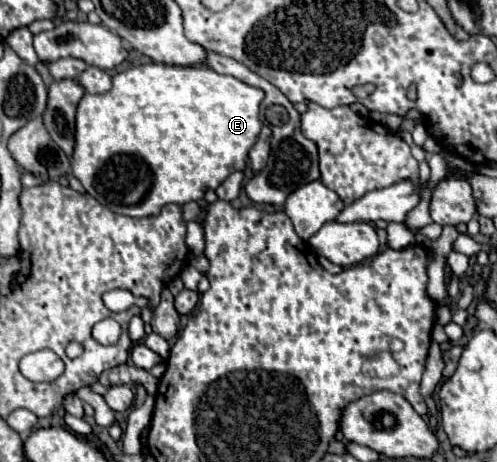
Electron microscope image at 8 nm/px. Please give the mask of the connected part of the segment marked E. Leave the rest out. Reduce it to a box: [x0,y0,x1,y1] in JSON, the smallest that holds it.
[72,64,264,216]

